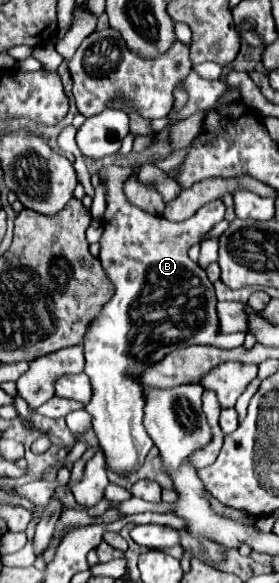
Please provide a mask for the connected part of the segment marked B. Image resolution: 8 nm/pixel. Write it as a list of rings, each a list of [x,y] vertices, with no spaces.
[[[117,165],[102,168],[99,171],[100,180],[104,181],[104,185],[106,185],[106,213],[104,213],[104,233],[102,233],[102,239],[100,239],[100,255],[98,255],[98,259],[100,259],[100,263],[102,263],[102,269],[104,269],[108,281],[110,281],[112,287],[114,287],[114,295],[112,295],[112,299],[100,309],[100,313],[98,313],[96,319],[90,323],[90,327],[88,327],[86,335],[84,335],[84,355],[86,355],[86,369],[84,369],[84,373],[90,377],[90,381],[92,381],[92,391],[94,391],[92,401],[90,401],[90,405],[86,407],[86,411],[90,411],[90,415],[94,417],[94,433],[96,433],[96,437],[98,437],[98,441],[100,441],[100,447],[104,449],[104,455],[106,455],[106,461],[108,461],[110,469],[116,471],[116,473],[120,473],[120,475],[128,475],[128,473],[136,471],[136,469],[142,465],[142,461],[144,461],[146,453],[150,451],[150,447],[154,445],[152,439],[150,439],[150,435],[146,435],[146,429],[144,429],[144,425],[142,425],[144,385],[138,381],[138,375],[140,375],[144,369],[148,369],[150,365],[162,361],[168,353],[172,353],[172,351],[176,351],[176,349],[180,349],[180,347],[188,347],[188,345],[194,345],[194,343],[204,343],[204,345],[216,345],[216,347],[234,349],[234,347],[238,347],[238,345],[244,343],[244,333],[228,333],[228,335],[224,335],[224,333],[220,331],[220,319],[218,319],[218,311],[216,311],[216,303],[218,303],[218,301],[216,301],[216,295],[214,295],[214,285],[210,283],[206,271],[204,271],[198,263],[194,263],[194,261],[188,257],[188,249],[190,249],[194,243],[200,243],[200,241],[204,239],[204,235],[206,235],[216,223],[220,223],[220,221],[224,219],[224,211],[226,211],[224,203],[222,203],[220,199],[206,203],[204,207],[198,209],[196,215],[192,215],[192,217],[188,219],[188,223],[168,223],[168,219],[158,217],[158,215],[150,215],[150,213],[142,211],[140,207],[130,205],[130,203],[124,199],[123,186],[131,173],[131,167],[121,167]]]

